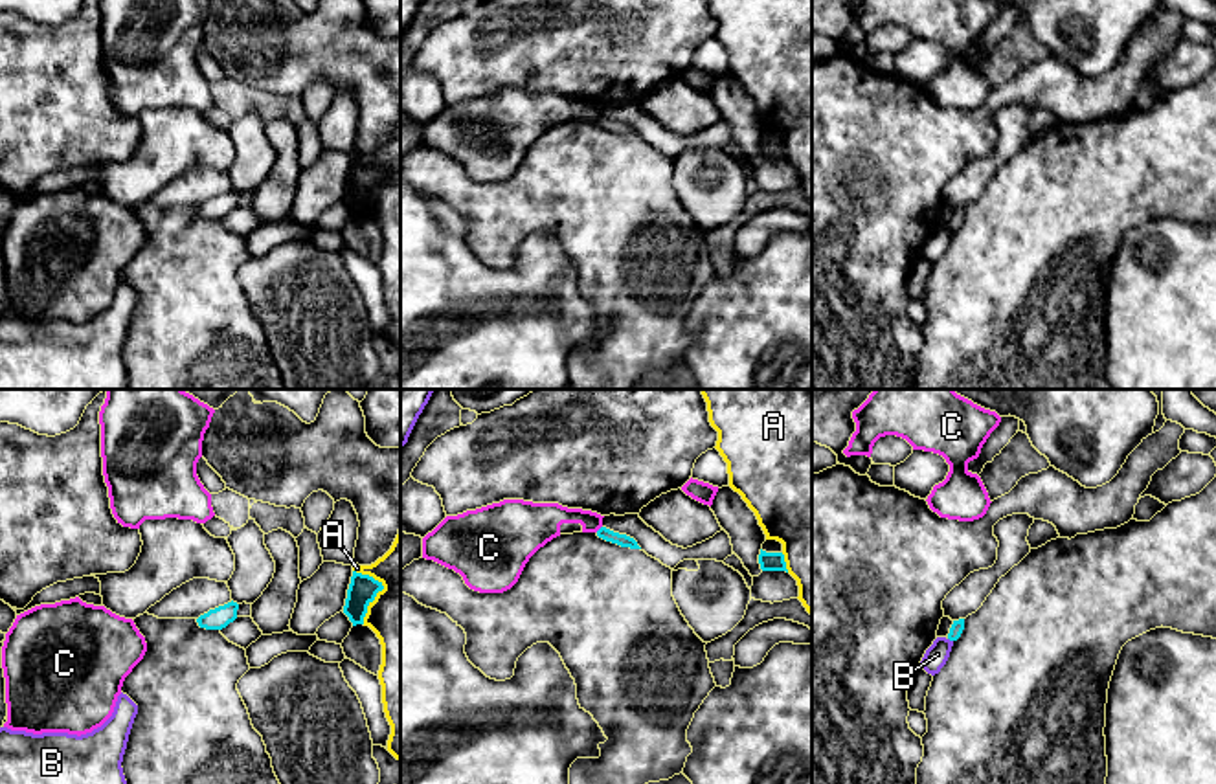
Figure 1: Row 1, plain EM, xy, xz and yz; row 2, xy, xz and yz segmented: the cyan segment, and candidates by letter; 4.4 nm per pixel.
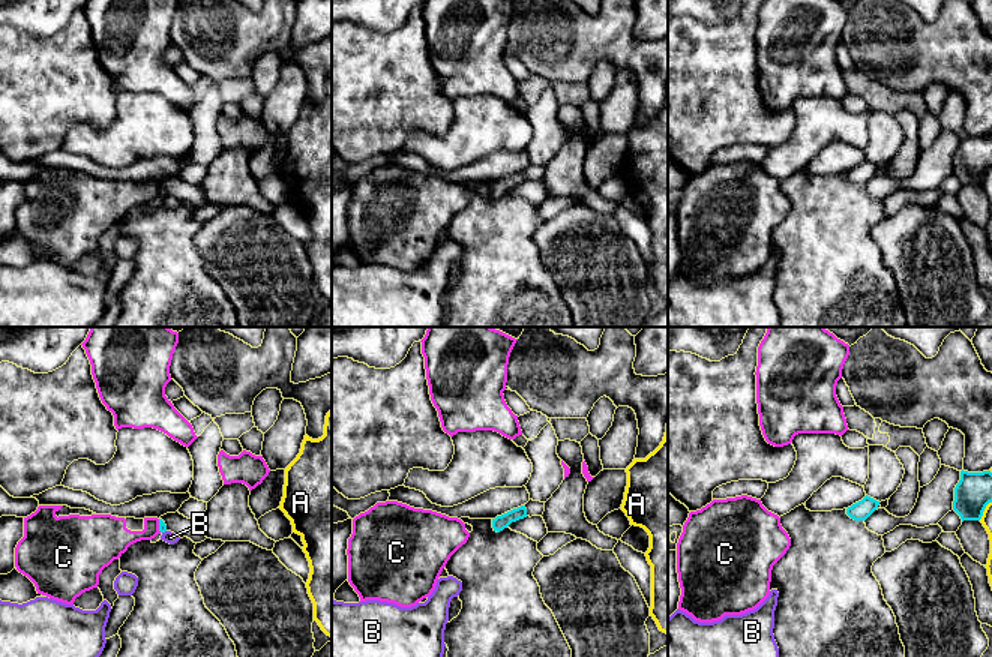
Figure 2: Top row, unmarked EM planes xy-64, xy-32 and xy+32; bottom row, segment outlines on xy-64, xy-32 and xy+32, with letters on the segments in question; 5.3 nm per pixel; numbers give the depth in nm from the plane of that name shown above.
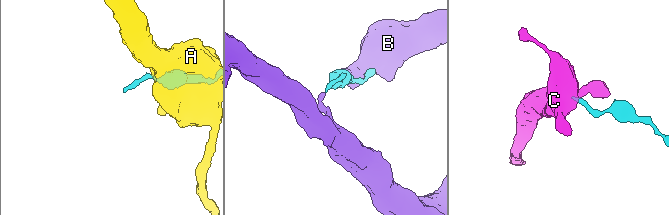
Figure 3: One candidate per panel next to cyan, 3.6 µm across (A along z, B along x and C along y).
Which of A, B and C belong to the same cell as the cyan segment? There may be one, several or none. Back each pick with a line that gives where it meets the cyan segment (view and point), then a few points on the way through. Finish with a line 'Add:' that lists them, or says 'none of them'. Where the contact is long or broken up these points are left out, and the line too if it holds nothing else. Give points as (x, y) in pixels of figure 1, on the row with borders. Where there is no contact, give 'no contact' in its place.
Add: none of them

